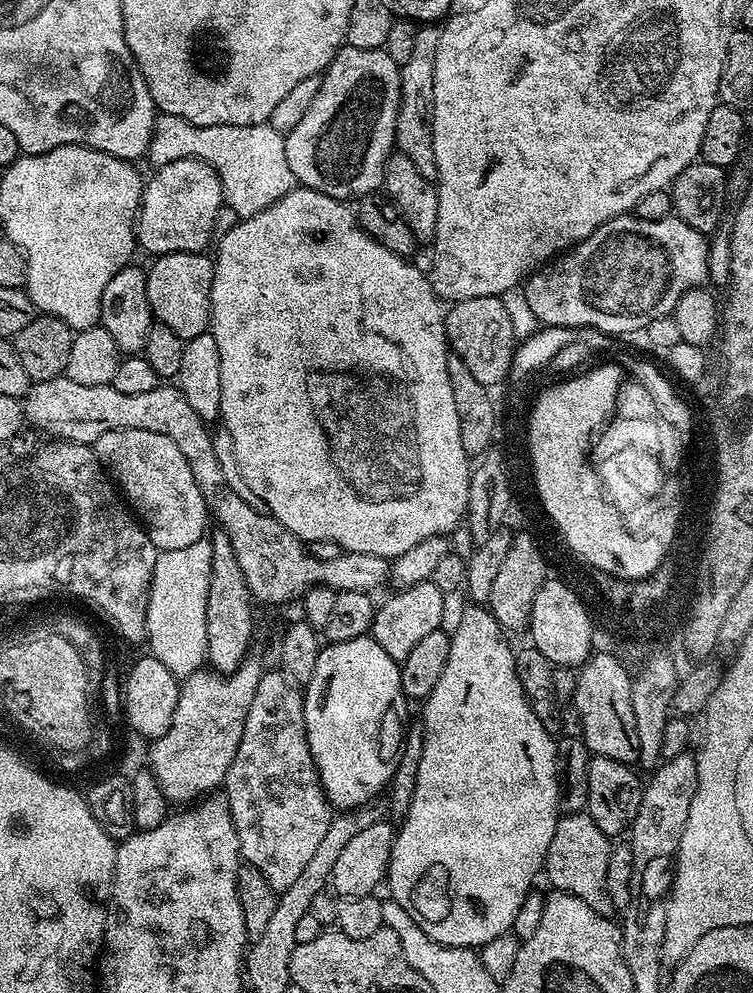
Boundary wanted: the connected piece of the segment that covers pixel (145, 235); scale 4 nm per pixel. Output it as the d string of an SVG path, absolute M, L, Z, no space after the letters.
M175 160L159 165L152 177L147 177L144 186L144 198L140 202L138 219L134 225L134 236L146 251L156 256L165 256L171 252L204 252L208 239L213 239L216 219L224 204L224 191L218 174L206 162L201 160Z

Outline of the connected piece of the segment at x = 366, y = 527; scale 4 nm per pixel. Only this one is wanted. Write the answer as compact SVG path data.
M297 186L266 210L240 218L228 233L219 237L220 249L214 252L210 331L214 342L218 342L222 362L220 416L222 427L228 432L231 459L234 464L236 460L245 486L290 534L312 546L330 542L339 544L344 552L395 558L418 546L418 542L426 542L426 538L448 536L459 524L461 527L468 510L470 457L462 450L462 434L458 434L458 409L454 407L448 373L445 305L433 290L431 279L425 273L423 276L411 259L386 250L386 246L365 234L356 221L355 211L348 206L335 196Z

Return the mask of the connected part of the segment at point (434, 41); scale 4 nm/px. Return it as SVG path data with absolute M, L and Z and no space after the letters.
M417 27L414 50L410 54L410 59L400 65L400 105L396 119L395 147L399 155L410 158L418 174L422 174L422 178L430 181L436 179L434 142L432 141L432 99L434 98L434 58L439 41L439 27Z

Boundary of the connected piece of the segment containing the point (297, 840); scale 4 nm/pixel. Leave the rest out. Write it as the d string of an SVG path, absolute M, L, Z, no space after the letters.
M265 671L258 682L254 702L250 702L250 714L246 714L242 742L238 742L234 762L230 762L222 788L237 830L243 863L256 868L276 893L290 890L290 885L302 875L302 870L306 870L310 858L314 858L314 853L318 851L334 817L334 809L320 786L320 776L310 754L304 725L304 697L301 689L283 671Z

